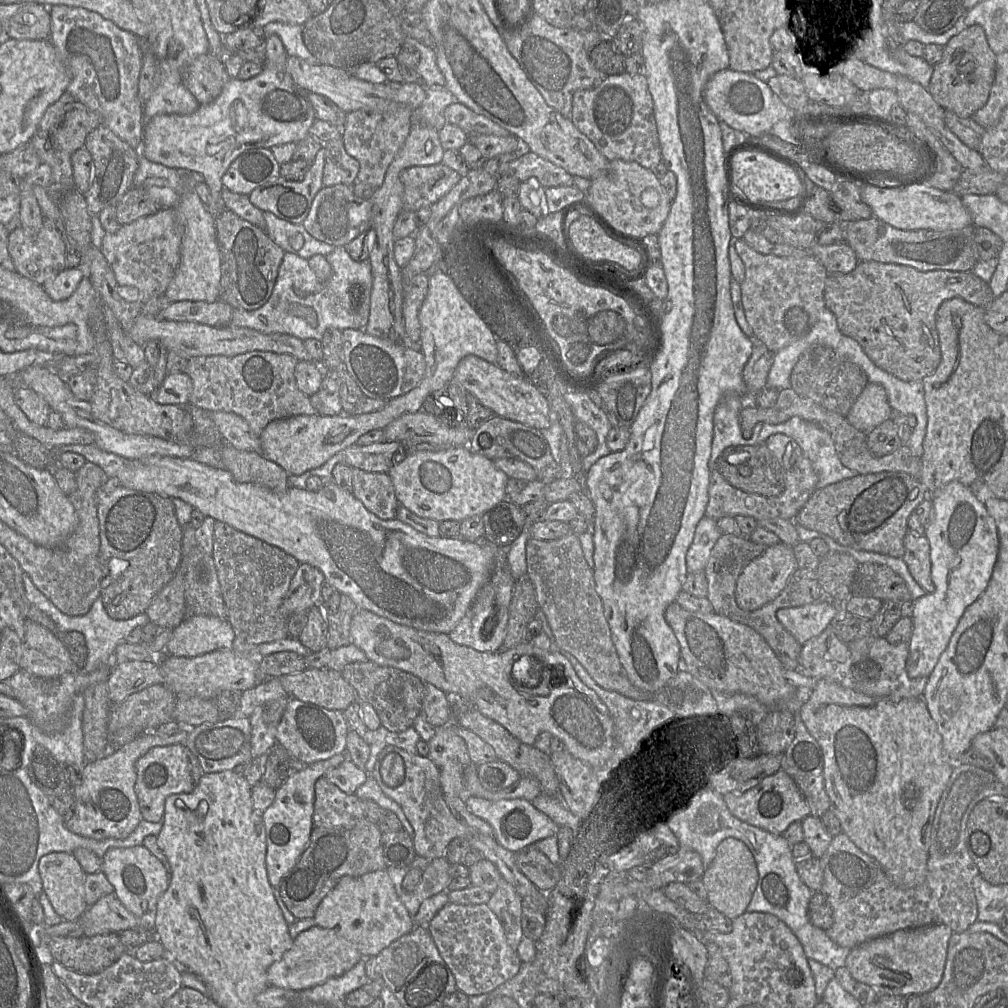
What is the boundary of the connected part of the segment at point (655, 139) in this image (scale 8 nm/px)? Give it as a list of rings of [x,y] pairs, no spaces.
[[[642,73],[610,75],[594,89],[575,92],[570,120],[609,161],[634,161],[649,169],[662,161],[653,99]]]

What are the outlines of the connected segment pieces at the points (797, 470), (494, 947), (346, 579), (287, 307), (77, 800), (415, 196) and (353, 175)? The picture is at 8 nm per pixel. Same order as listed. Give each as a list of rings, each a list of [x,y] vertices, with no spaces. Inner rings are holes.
[[[773,434],[765,446],[779,462],[784,475],[784,490],[779,496],[765,497],[743,492],[730,485],[717,470],[712,470],[708,487],[709,500],[705,515],[716,521],[723,517],[750,516],[755,520],[782,518],[793,521],[816,490],[818,476],[810,460],[794,439],[785,434]]]
[[[448,902],[428,924],[431,936],[452,971],[457,989],[467,996],[487,994],[513,978],[522,964],[507,943],[501,922],[487,904],[461,905]]]
[[[159,455],[146,456],[132,460],[127,459],[126,466],[115,479],[125,488],[155,493],[169,498],[179,498],[190,504],[194,509],[200,511],[204,516],[211,517],[215,521],[226,523],[236,530],[276,546],[296,558],[299,563],[306,563],[319,569],[324,575],[325,582],[333,587],[335,591],[351,598],[357,606],[357,609],[365,609],[378,616],[387,618],[394,623],[426,632],[444,633],[448,635],[458,625],[460,620],[467,613],[479,590],[490,578],[497,555],[497,550],[494,549],[491,544],[468,541],[460,537],[429,537],[396,518],[392,520],[382,520],[368,511],[352,492],[340,488],[332,480],[326,481],[324,486],[318,491],[309,491],[307,489],[298,489],[290,486],[286,491],[278,493],[260,485],[239,483],[235,481],[232,474],[227,469],[213,468],[190,458]]]
[[[335,247],[325,258],[332,267],[332,276],[327,283],[317,278],[306,259],[295,253],[285,252],[268,301],[256,310],[234,309],[229,326],[246,327],[263,334],[287,334],[303,342],[308,339],[322,341],[328,328],[365,331],[373,282],[369,261],[353,260],[345,247]],[[310,312],[316,313],[316,327],[306,322],[306,316]]]
[[[182,727],[173,735],[143,733],[111,756],[88,762],[83,768],[80,783],[73,789],[74,811],[72,817],[65,821],[65,827],[74,834],[96,840],[127,838],[142,820],[135,792],[136,761],[155,746],[185,745],[189,729]]]
[[[443,163],[430,166],[414,166],[400,175],[404,186],[403,210],[417,212],[422,207],[431,207],[446,195],[461,176]]]
[[[331,140],[324,143],[324,146],[323,186],[354,185],[357,181],[360,164],[346,152],[343,140]]]

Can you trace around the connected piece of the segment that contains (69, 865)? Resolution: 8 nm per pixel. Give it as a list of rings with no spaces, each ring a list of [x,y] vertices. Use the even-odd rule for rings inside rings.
[[[52,852],[42,856],[38,872],[42,891],[64,920],[77,920],[87,910],[89,906],[84,895],[86,874],[71,853]]]

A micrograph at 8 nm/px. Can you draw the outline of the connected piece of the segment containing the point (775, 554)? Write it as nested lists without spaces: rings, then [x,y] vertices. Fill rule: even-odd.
[[[782,542],[769,546],[761,556],[752,560],[743,569],[737,579],[735,590],[736,603],[742,610],[757,610],[782,592],[790,577],[798,569],[793,547]]]

